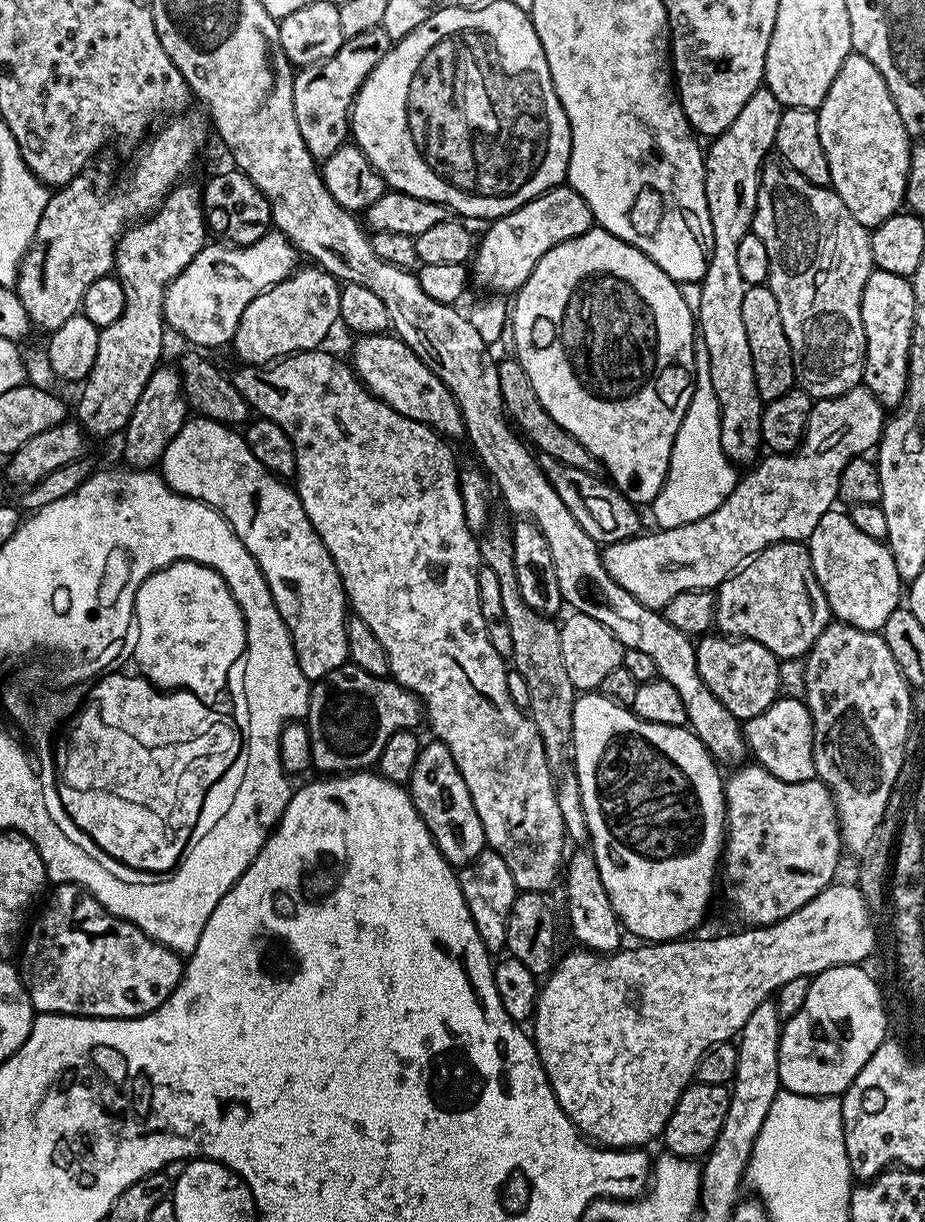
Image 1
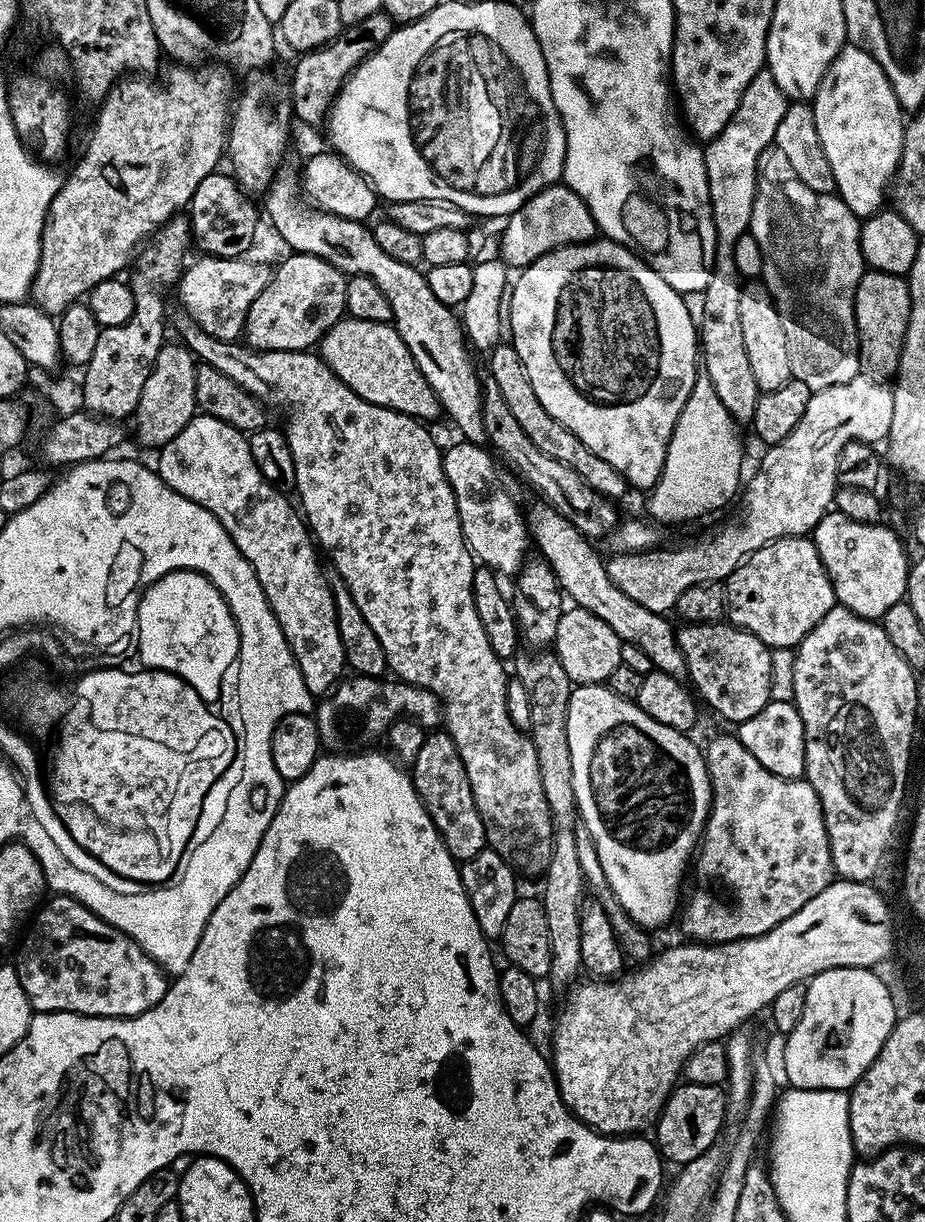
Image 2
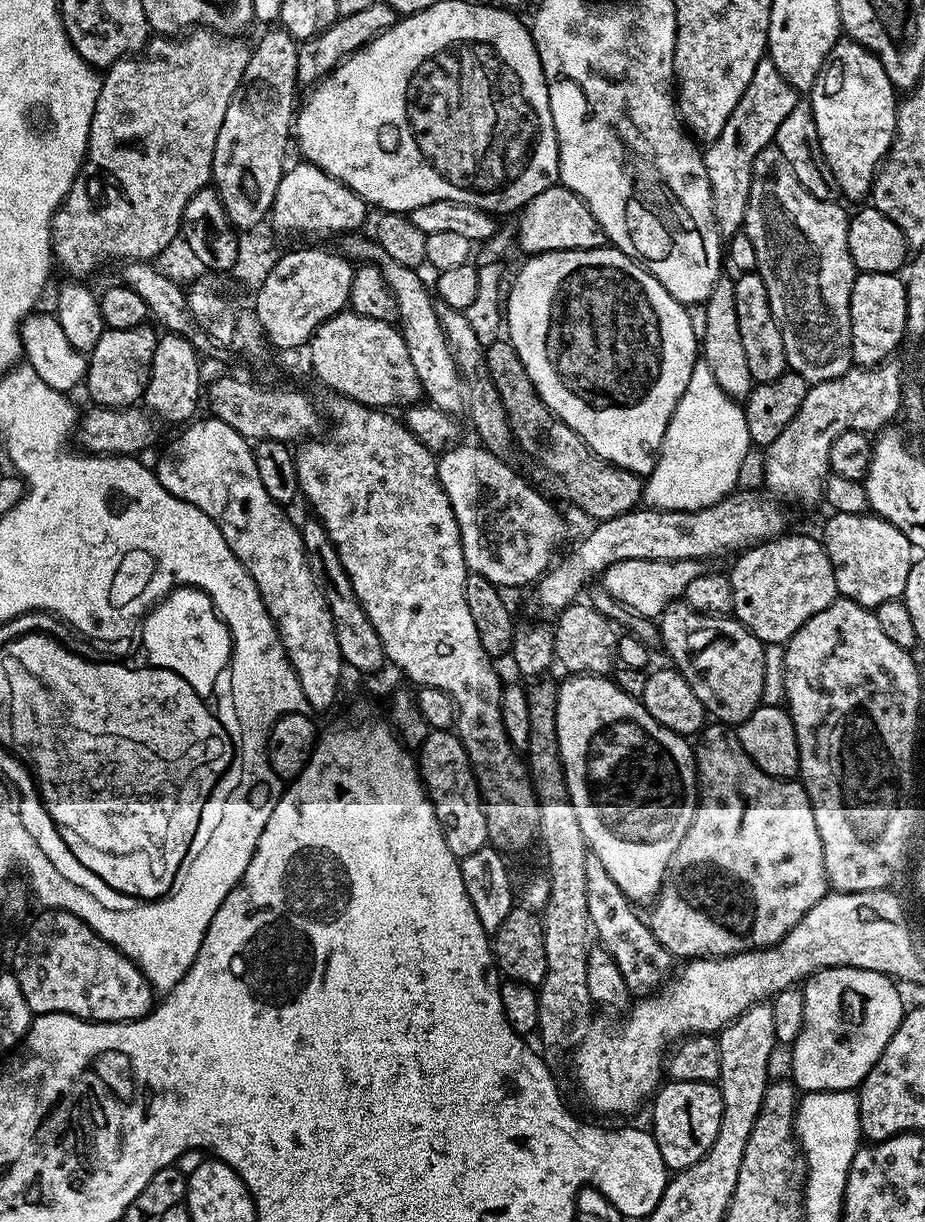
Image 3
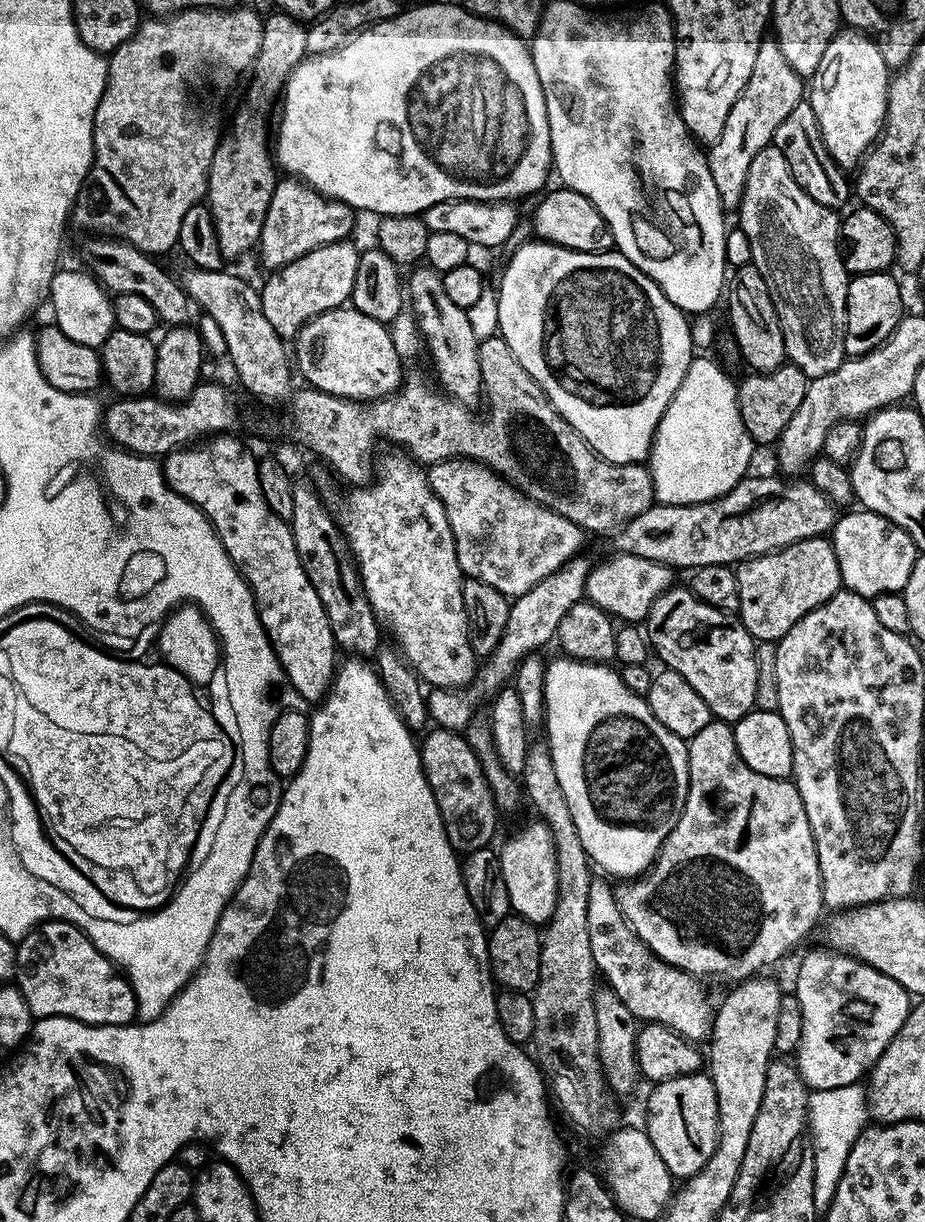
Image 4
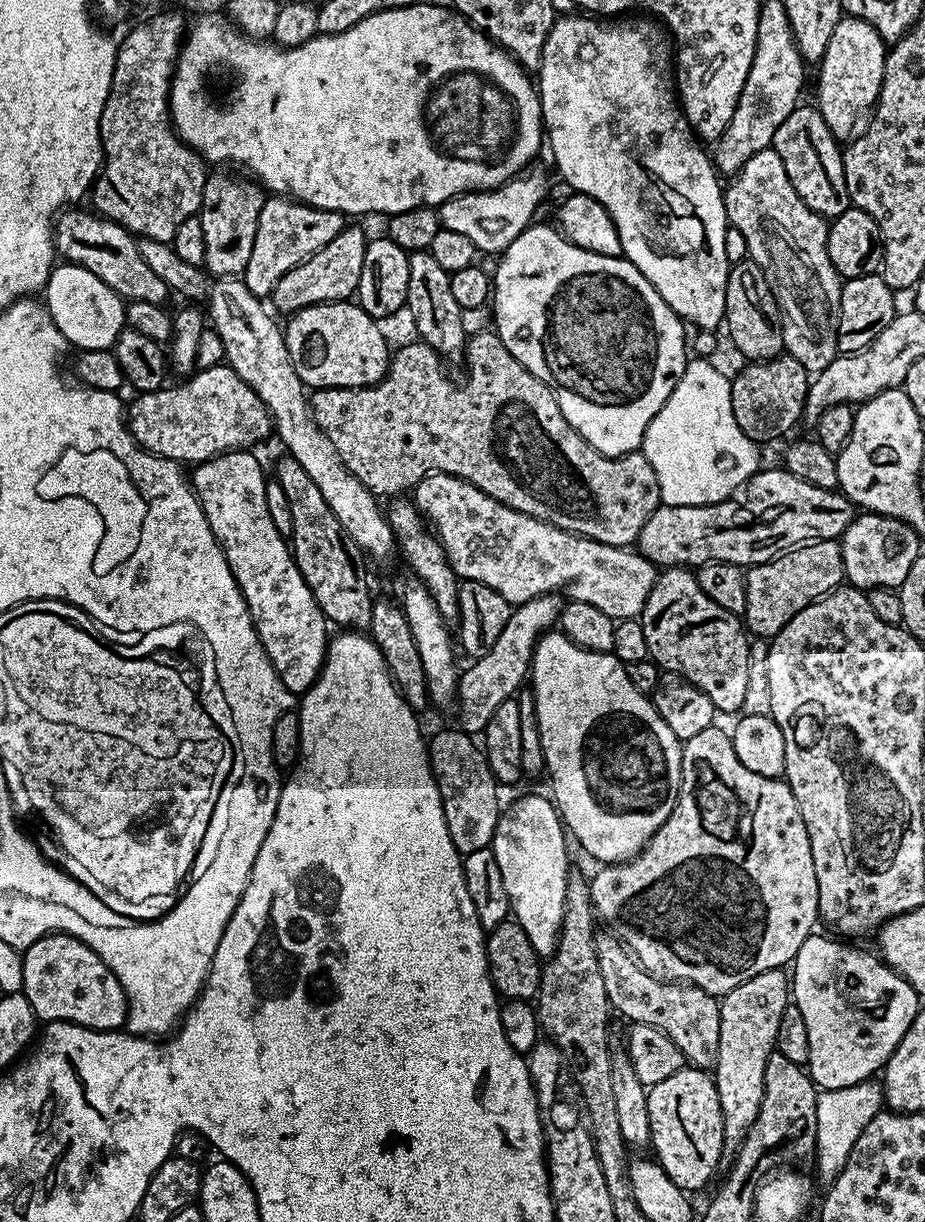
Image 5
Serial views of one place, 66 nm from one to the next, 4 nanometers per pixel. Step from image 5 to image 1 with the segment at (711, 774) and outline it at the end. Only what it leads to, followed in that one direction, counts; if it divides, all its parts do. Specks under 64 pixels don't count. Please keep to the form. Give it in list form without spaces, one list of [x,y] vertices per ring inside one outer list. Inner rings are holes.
[[[755,762],[745,763],[737,767],[736,772],[724,781],[724,798],[726,801],[726,839],[724,841],[724,851],[722,853],[722,892],[728,899],[728,904],[732,907],[732,912],[741,920],[744,926],[763,926],[765,924],[776,924],[782,918],[794,914],[806,902],[815,898],[823,888],[828,887],[837,879],[836,867],[840,864],[840,852],[842,845],[840,842],[840,826],[836,814],[836,804],[832,801],[832,792],[818,778],[807,780],[806,782],[782,782],[774,778],[765,768],[760,767]]]

